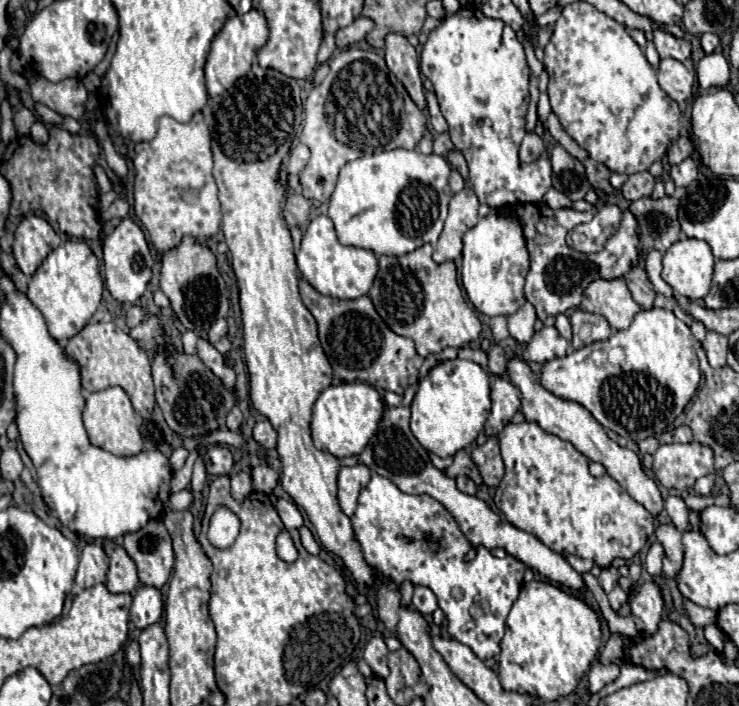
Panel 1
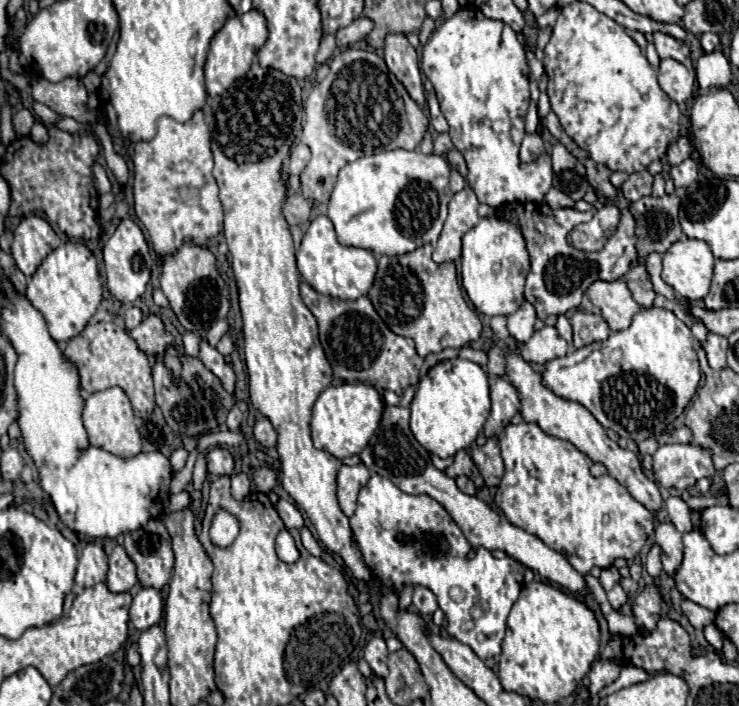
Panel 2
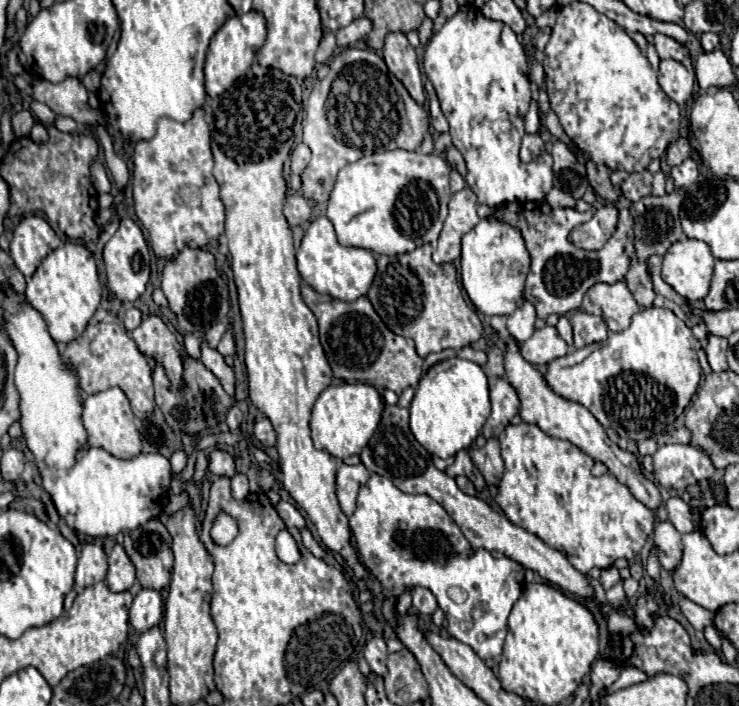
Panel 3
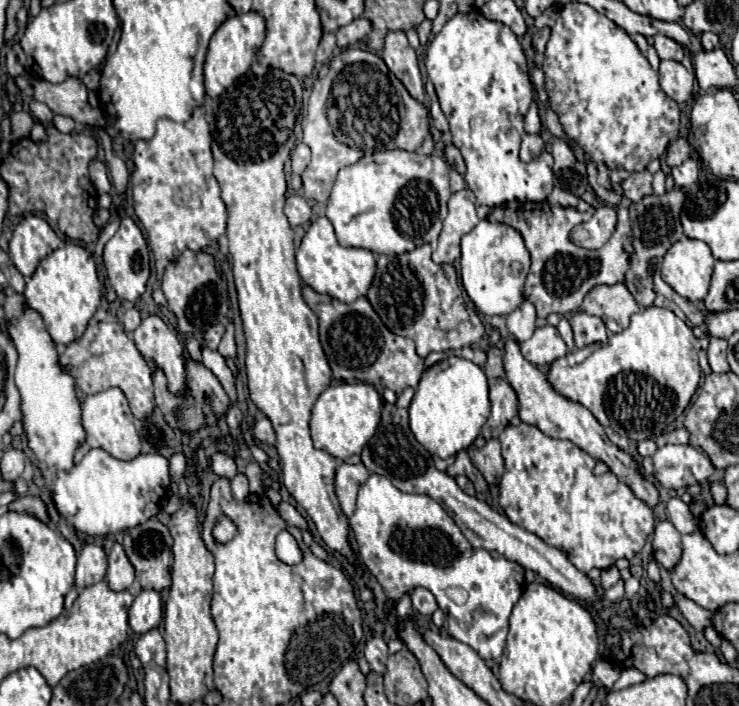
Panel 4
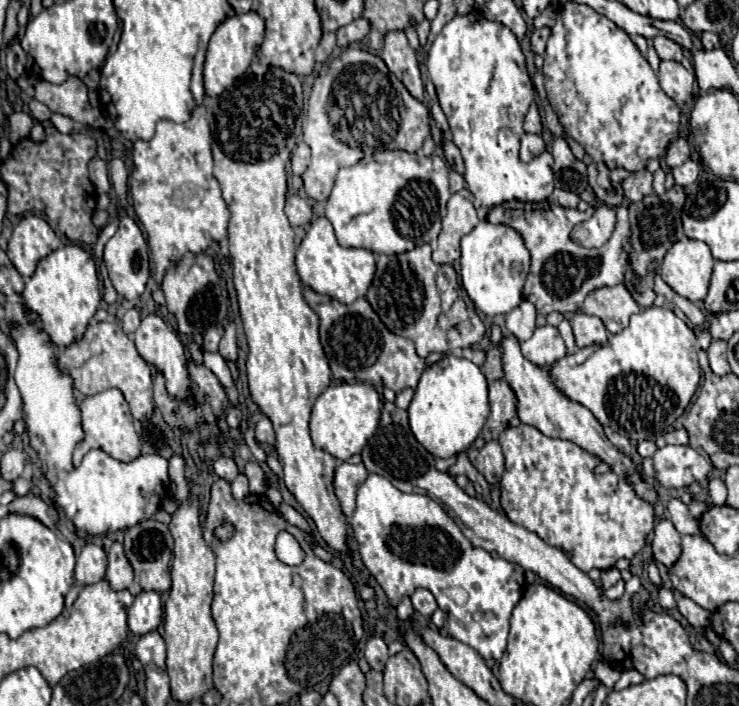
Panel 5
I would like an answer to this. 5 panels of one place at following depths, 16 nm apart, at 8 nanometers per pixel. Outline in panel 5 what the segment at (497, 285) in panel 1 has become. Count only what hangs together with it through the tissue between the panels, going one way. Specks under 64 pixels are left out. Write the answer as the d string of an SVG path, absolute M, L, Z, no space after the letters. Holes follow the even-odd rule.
M480 220L478 226L462 238L460 276L462 286L468 292L474 306L486 314L508 314L522 302L522 286L530 270L530 254L524 246L522 236L506 224L492 224Z

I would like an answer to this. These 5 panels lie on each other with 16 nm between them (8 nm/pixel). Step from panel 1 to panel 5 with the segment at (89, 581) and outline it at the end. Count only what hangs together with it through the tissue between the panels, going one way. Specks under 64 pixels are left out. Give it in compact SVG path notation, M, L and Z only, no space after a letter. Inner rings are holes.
M86 544L76 560L76 584L88 586L104 580L106 552L98 544Z

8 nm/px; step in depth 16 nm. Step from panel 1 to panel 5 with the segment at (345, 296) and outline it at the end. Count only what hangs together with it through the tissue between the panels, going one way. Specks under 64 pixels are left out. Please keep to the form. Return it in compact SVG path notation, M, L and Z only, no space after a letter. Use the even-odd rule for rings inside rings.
M320 216L312 222L310 230L302 238L302 244L296 252L296 268L304 286L312 288L318 294L326 294L338 302L352 304L356 298L364 296L372 284L376 272L376 260L370 250L362 248L342 248L336 242L334 228L326 216Z

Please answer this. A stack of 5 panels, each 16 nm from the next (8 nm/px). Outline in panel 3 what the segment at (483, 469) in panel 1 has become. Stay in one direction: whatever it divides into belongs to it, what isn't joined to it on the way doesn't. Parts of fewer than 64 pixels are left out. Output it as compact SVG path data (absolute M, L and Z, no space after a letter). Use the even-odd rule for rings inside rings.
M490 438L482 448L472 448L470 458L488 486L500 484L500 478L504 474L504 460L500 456L500 444L496 438Z

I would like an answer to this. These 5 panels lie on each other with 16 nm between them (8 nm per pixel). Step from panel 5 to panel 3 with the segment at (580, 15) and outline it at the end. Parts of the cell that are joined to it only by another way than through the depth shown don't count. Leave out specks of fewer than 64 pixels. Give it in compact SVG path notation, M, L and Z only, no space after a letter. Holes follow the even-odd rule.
M572 2L560 10L544 54L546 58L542 64L548 80L546 92L550 96L550 108L560 118L564 132L594 162L602 162L610 170L624 170L628 174L642 172L652 160L662 158L668 144L678 138L678 104L664 94L656 72L626 30L608 16L596 12L590 4Z

